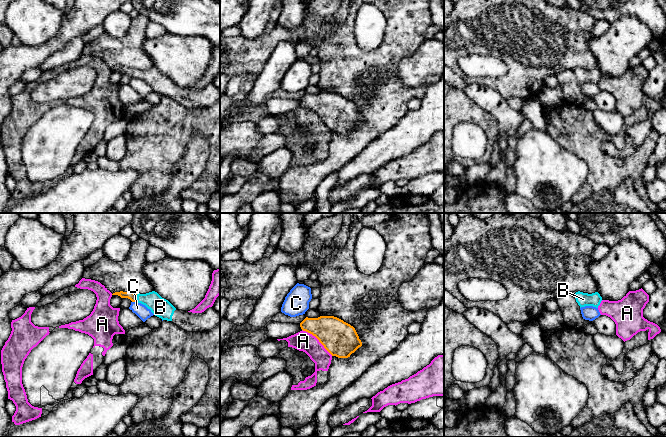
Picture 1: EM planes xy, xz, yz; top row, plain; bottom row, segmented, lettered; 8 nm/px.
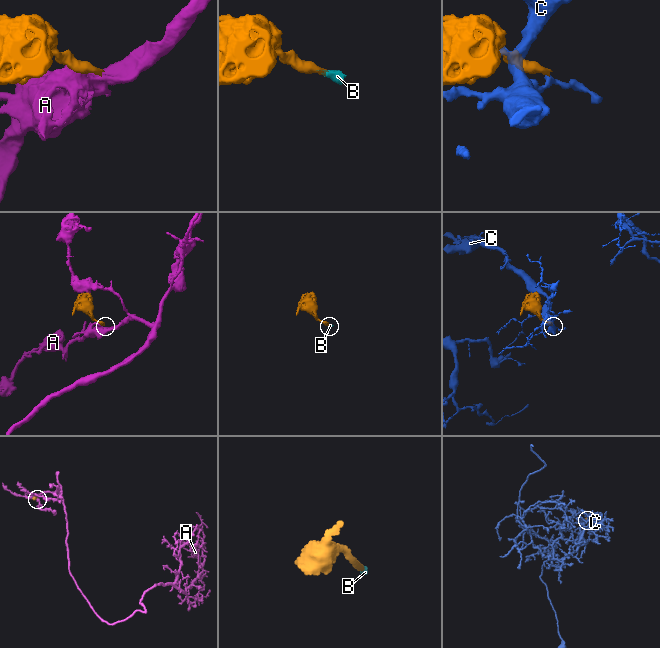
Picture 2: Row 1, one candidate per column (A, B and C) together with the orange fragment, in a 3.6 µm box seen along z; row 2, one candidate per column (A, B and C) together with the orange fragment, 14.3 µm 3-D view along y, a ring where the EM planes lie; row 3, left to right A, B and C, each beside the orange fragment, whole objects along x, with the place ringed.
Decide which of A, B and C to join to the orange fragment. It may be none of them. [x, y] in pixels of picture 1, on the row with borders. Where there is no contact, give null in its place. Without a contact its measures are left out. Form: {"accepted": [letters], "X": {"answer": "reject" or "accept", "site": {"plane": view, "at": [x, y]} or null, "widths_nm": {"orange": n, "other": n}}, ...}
{"accepted": ["B"], "A": {"answer": "reject", "site": {"plane": "xz", "at": [318, 339]}, "widths_nm": {"orange": 280, "other": 160}}, "B": {"answer": "accept", "site": {"plane": "xy", "at": [136, 297]}, "widths_nm": {"orange": 70, "other": 160}}, "C": {"answer": "reject", "site": {"plane": "xy", "at": [134, 301]}, "widths_nm": {"orange": 70, "other": 100}}}

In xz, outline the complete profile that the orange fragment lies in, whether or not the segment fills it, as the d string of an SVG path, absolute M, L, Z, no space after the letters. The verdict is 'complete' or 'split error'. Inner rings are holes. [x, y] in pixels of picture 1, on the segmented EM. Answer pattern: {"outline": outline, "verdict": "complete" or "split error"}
{"outline": "M334 316L306 317L300 327L315 336L332 356L338 358L348 358L362 346L355 328Z", "verdict": "complete"}

